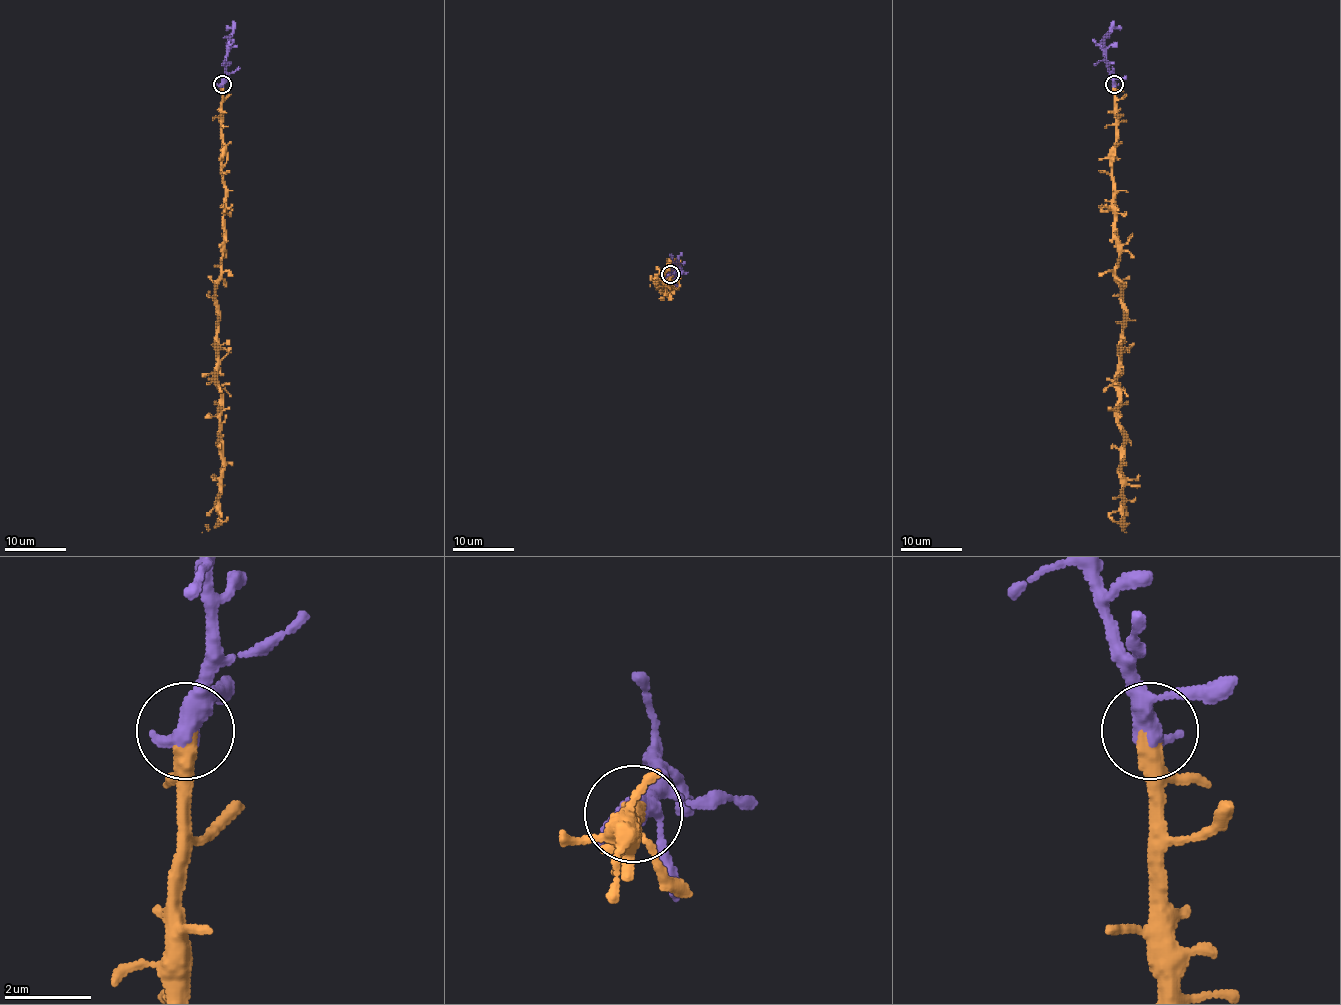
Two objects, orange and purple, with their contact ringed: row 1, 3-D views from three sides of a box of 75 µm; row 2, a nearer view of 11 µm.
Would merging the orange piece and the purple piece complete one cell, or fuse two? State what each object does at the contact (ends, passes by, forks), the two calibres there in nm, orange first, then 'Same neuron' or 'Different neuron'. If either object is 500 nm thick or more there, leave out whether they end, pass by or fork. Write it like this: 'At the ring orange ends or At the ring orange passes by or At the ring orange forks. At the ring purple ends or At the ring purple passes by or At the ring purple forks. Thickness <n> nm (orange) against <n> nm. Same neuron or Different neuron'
At the ring orange ends. At the ring purple passes by. Thickness 460 nm (orange) against 440 nm. Same neuron

